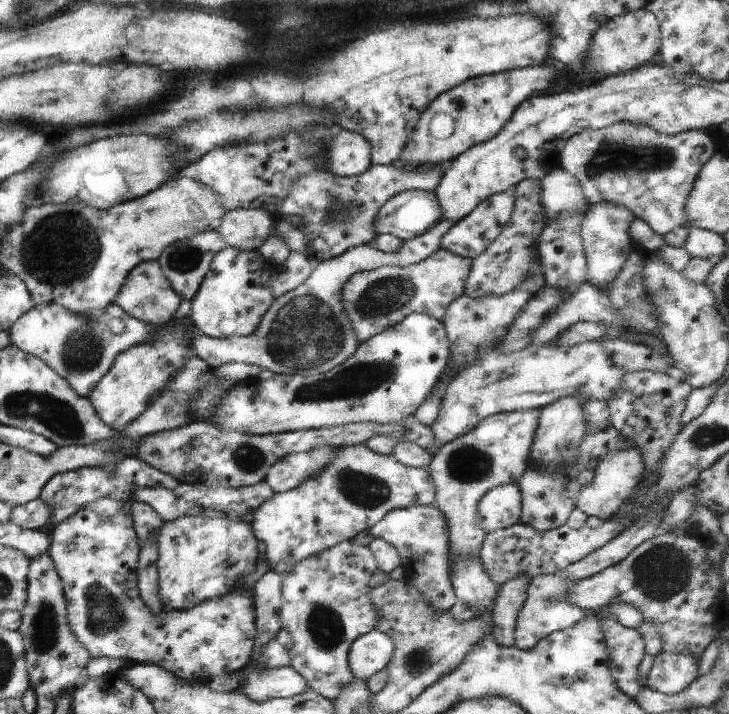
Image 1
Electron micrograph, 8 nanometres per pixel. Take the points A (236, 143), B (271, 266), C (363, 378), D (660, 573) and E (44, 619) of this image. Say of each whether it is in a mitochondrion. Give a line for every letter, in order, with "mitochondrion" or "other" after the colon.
A: other
B: other
C: mitochondrion
D: mitochondrion
E: mitochondrion

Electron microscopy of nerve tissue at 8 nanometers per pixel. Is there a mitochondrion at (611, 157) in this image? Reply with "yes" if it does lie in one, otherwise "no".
yes

